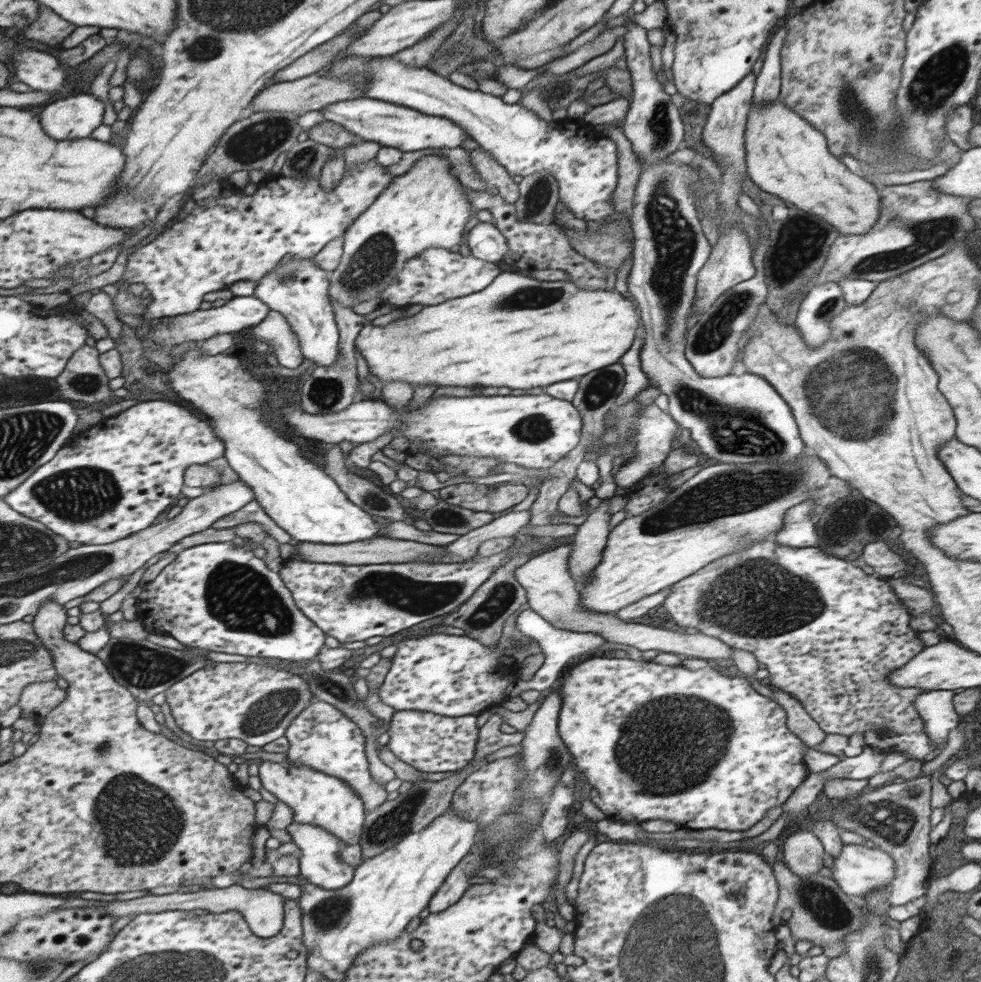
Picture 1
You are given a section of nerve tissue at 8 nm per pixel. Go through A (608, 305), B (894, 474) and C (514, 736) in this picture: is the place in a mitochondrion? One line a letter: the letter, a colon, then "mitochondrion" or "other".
A: other
B: other
C: other

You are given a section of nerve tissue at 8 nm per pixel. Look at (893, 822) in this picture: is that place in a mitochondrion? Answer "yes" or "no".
yes

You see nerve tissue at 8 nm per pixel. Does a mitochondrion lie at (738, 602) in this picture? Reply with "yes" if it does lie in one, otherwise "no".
yes

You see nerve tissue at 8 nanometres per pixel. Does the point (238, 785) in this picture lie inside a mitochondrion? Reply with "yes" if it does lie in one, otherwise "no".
no

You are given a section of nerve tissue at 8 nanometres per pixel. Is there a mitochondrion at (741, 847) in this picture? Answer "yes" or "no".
no

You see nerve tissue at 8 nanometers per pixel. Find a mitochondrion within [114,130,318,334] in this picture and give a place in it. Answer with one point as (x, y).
(291, 275)

